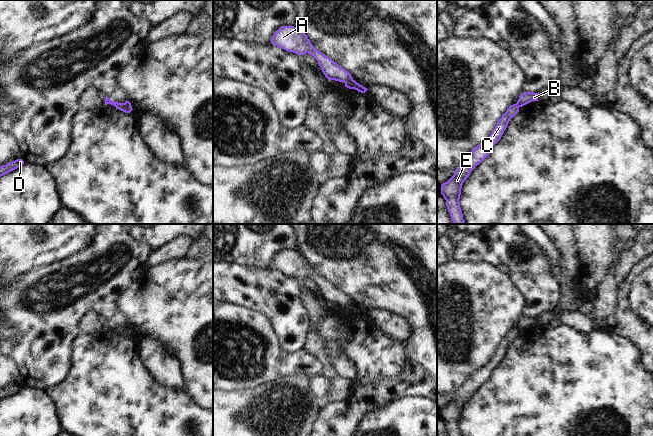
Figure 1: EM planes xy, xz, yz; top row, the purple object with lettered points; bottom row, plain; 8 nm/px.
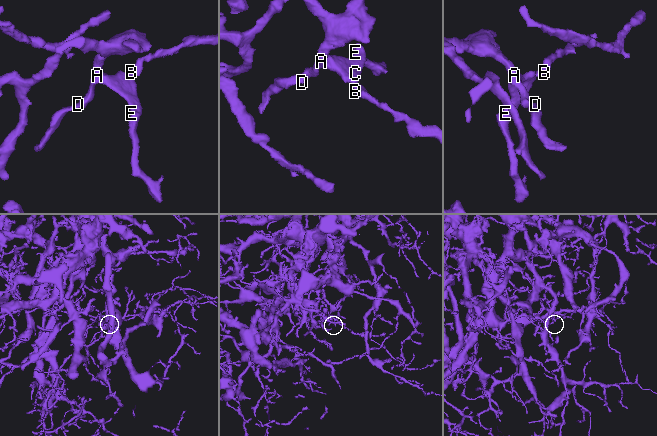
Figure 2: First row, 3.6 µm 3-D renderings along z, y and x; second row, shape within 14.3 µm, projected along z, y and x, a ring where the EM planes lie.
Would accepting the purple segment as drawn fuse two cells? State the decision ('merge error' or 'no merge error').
merge error

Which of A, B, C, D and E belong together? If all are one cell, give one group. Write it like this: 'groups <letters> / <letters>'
groups A C D E / B

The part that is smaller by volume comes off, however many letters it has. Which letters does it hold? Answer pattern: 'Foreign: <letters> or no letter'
Foreign: B

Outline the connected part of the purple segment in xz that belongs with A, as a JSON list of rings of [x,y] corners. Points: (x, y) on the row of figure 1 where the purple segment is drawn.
[[[281,26],[273,35],[271,43],[295,54],[304,55],[306,53],[312,55],[329,80],[339,82],[349,82],[353,78],[351,74],[344,68],[340,67],[328,56],[319,52],[310,42],[307,35],[302,29],[294,26]]]

